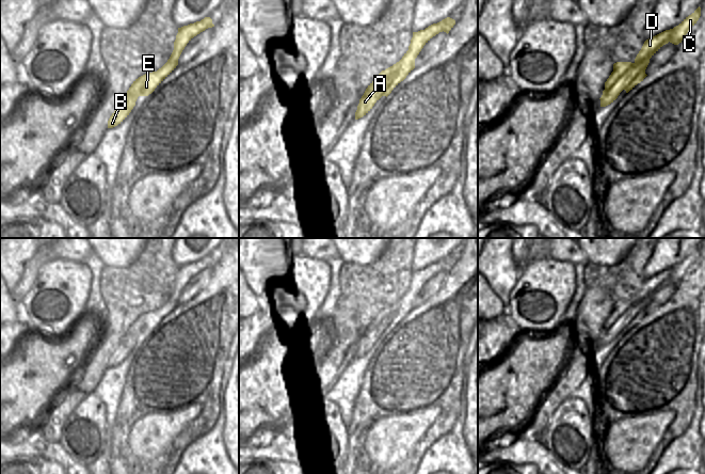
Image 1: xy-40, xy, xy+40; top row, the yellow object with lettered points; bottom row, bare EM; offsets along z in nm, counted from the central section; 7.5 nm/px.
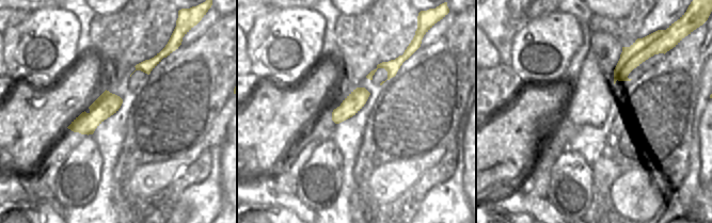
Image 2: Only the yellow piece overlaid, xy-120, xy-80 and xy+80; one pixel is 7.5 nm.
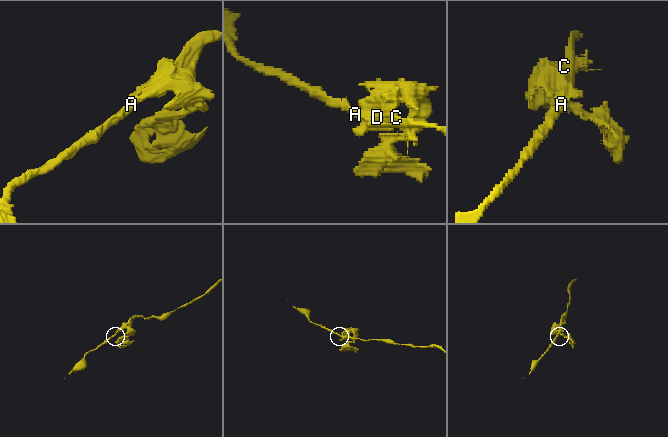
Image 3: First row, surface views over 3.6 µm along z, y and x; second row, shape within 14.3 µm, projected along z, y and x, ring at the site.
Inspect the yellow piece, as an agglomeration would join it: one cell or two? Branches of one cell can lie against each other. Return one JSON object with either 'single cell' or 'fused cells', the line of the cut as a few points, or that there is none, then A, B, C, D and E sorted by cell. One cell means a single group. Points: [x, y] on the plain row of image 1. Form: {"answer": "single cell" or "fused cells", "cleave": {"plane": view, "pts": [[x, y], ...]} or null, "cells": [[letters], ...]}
{"answer": "fused cells", "cleave": {"plane": "xy+40", "pts": [[649, 298], [636, 301], [609, 328], [605, 329]]}, "cells": [["A", "B", "C", "E"], ["D"]]}

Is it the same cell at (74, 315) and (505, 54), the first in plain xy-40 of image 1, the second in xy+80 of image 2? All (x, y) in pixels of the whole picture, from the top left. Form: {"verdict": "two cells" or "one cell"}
{"verdict": "two cells"}

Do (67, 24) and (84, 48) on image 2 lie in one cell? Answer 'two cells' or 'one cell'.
two cells

